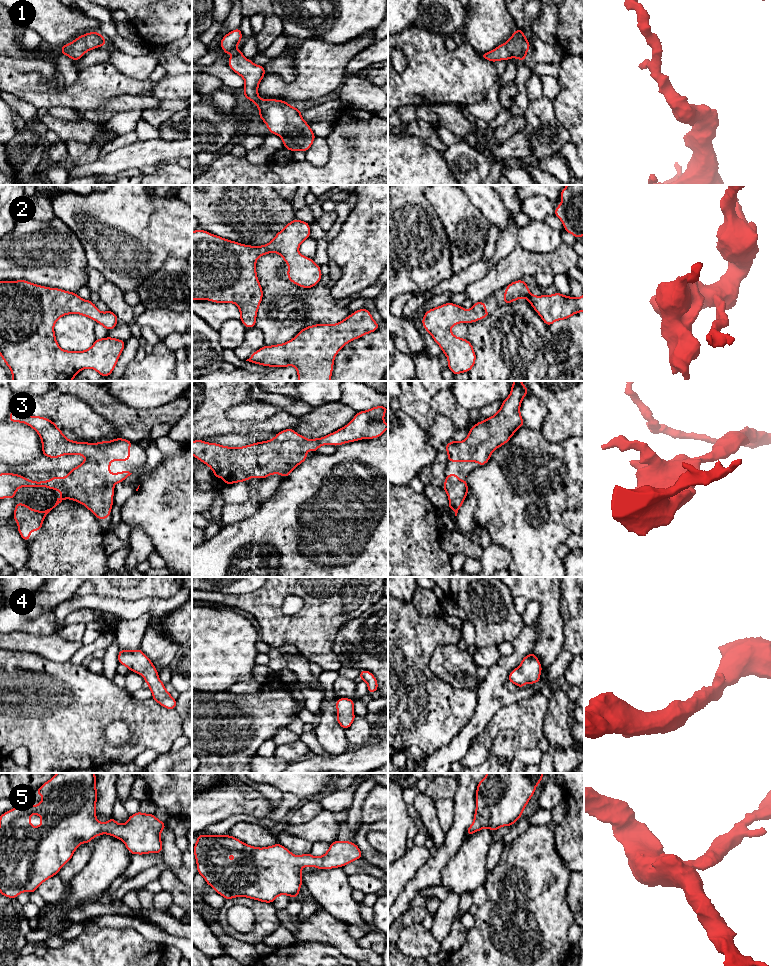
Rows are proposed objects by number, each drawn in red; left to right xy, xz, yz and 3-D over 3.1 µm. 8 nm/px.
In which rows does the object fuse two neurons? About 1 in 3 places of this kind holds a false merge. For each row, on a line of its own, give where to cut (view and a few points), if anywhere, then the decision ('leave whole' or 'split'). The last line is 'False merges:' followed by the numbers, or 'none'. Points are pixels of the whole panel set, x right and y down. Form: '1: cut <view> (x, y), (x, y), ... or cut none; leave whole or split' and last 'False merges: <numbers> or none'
1: cut none; leave whole
2: cut none; leave whole
3: cut none; leave whole
4: cut none; leave whole
5: cut none; leave whole
False merges: none

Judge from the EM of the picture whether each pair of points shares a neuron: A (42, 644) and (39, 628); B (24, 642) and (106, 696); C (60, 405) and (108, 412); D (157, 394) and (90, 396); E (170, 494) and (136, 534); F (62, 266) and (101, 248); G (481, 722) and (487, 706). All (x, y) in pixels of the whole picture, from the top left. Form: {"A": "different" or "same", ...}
{"A": "different", "B": "different", "C": "different", "D": "different", "E": "different", "F": "different", "G": "same"}

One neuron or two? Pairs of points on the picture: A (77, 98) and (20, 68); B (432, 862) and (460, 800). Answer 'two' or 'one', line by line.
A: one
B: one

